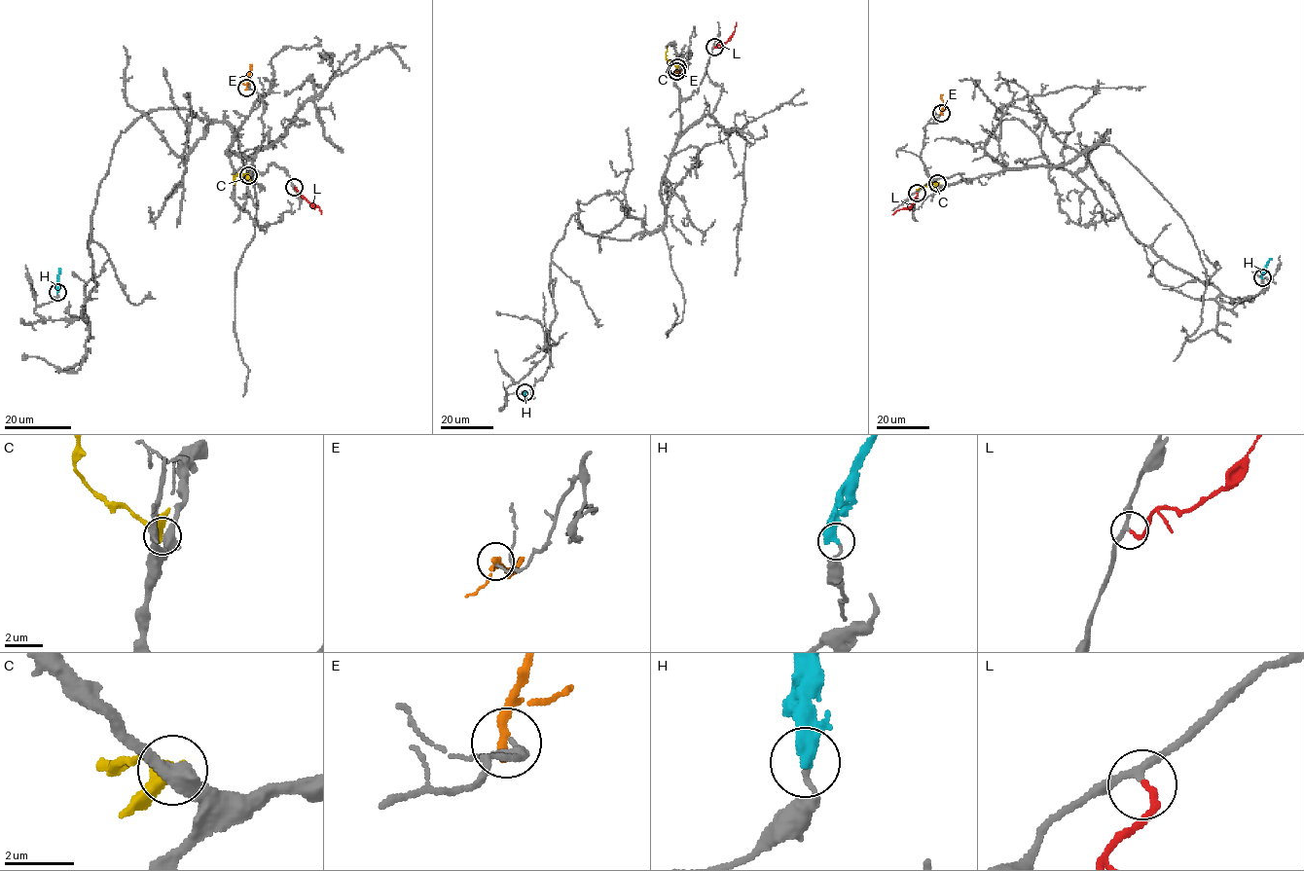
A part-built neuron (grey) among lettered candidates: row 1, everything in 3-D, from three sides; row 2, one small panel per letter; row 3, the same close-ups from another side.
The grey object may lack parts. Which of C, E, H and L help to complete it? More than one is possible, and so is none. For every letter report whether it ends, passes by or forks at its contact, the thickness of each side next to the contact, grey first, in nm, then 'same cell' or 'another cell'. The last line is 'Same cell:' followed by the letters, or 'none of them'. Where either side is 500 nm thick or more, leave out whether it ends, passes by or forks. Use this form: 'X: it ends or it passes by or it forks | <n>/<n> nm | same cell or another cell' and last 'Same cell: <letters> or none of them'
C: it passes by | 480/320 nm | another cell
E: it ends | 110/320 nm | another cell
H: it ends | 130/460 nm | another cell
L: it ends | 200/160 nm | same cell
Same cell: L

